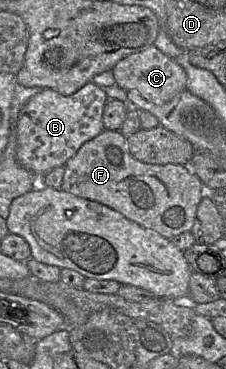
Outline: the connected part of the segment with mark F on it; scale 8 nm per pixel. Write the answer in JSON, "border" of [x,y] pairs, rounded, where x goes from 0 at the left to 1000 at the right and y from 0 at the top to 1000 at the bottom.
{"border":[[[460,350],[376,385],[283,453],[279,518],[469,556],[739,648],[845,626],[876,553],[916,523],[832,447],[650,444],[597,431],[527,352]]]}

